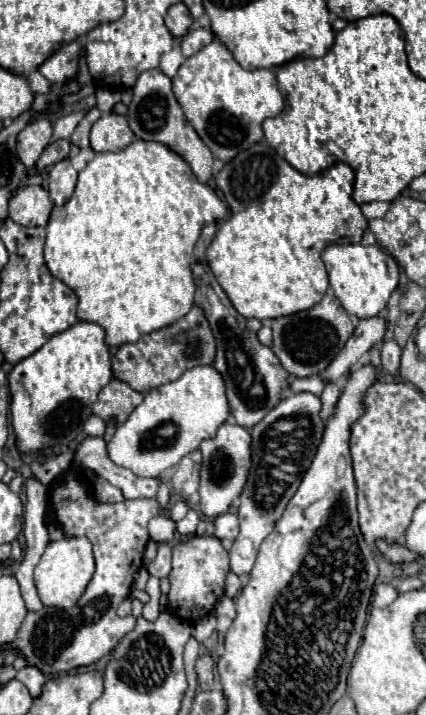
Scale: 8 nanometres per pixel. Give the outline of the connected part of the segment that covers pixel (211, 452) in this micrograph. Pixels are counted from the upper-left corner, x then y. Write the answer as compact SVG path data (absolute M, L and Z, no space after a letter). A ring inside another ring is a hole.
M238 424L220 426L218 434L200 444L202 468L200 468L200 510L208 518L216 518L228 512L234 498L240 496L248 478L250 466L250 432Z

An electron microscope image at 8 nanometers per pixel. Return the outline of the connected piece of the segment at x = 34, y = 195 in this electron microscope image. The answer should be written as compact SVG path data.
M26 186L10 198L10 218L22 226L46 226L54 202L42 186Z

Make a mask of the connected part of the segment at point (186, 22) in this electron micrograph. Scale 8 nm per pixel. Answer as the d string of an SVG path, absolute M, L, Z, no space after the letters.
M182 2L176 4L176 6L172 6L172 8L168 10L168 14L166 14L166 26L168 26L168 30L170 30L176 38L182 38L182 36L190 30L192 22L194 22L194 18L190 16L188 8L186 8Z

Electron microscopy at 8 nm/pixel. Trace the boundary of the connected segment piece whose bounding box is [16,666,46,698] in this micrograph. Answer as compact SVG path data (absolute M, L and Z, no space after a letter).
M24 666L22 670L18 670L16 678L20 682L24 682L24 686L28 686L32 698L40 696L40 690L42 690L42 684L46 682L46 676L36 668L36 666Z

